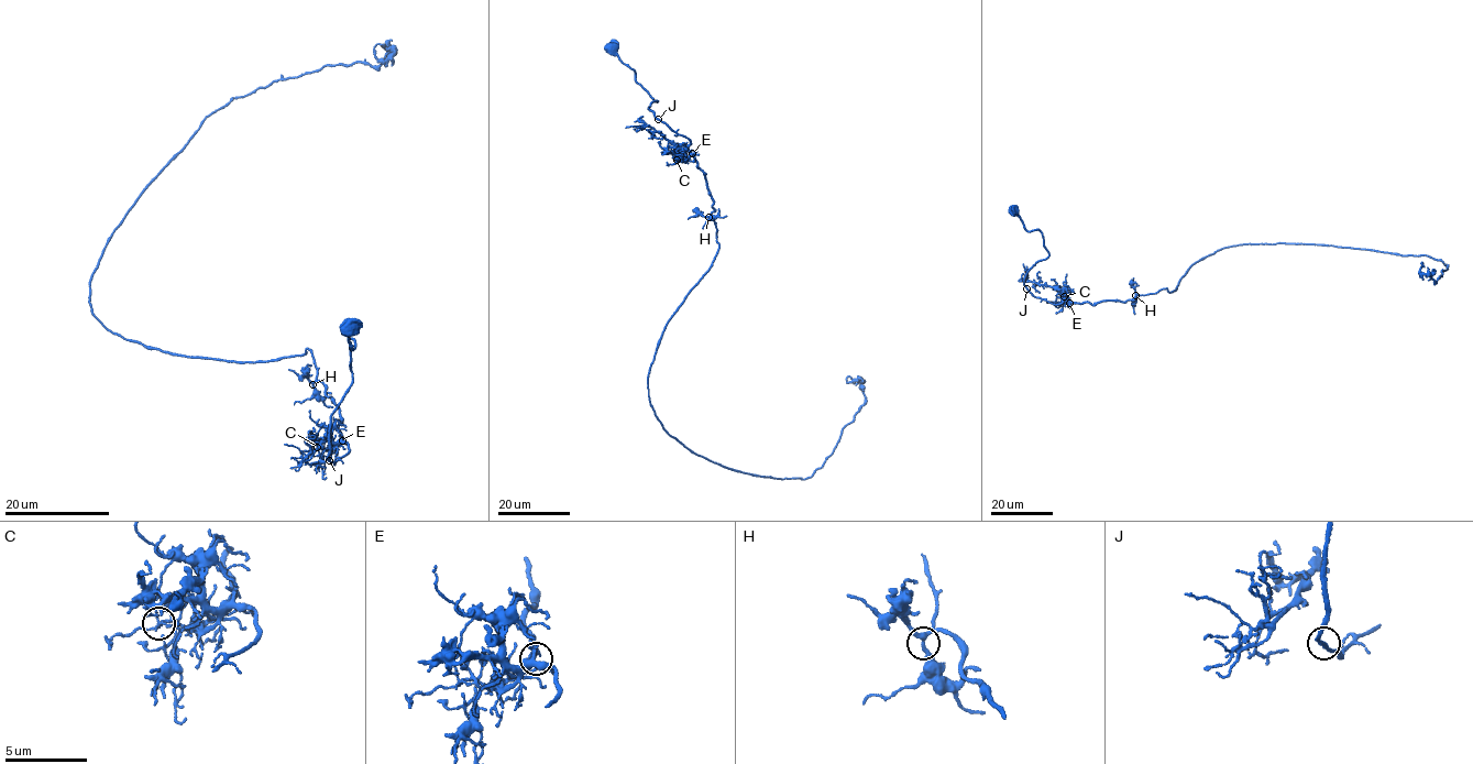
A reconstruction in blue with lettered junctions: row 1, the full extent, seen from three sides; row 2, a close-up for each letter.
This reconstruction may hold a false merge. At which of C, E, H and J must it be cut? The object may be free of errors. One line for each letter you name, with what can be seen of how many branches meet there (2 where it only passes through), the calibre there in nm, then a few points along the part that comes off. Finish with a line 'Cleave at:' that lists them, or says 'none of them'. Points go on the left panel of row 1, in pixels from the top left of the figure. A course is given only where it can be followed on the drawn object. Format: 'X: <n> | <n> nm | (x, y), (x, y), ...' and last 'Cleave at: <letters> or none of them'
Cleave at: none of them

